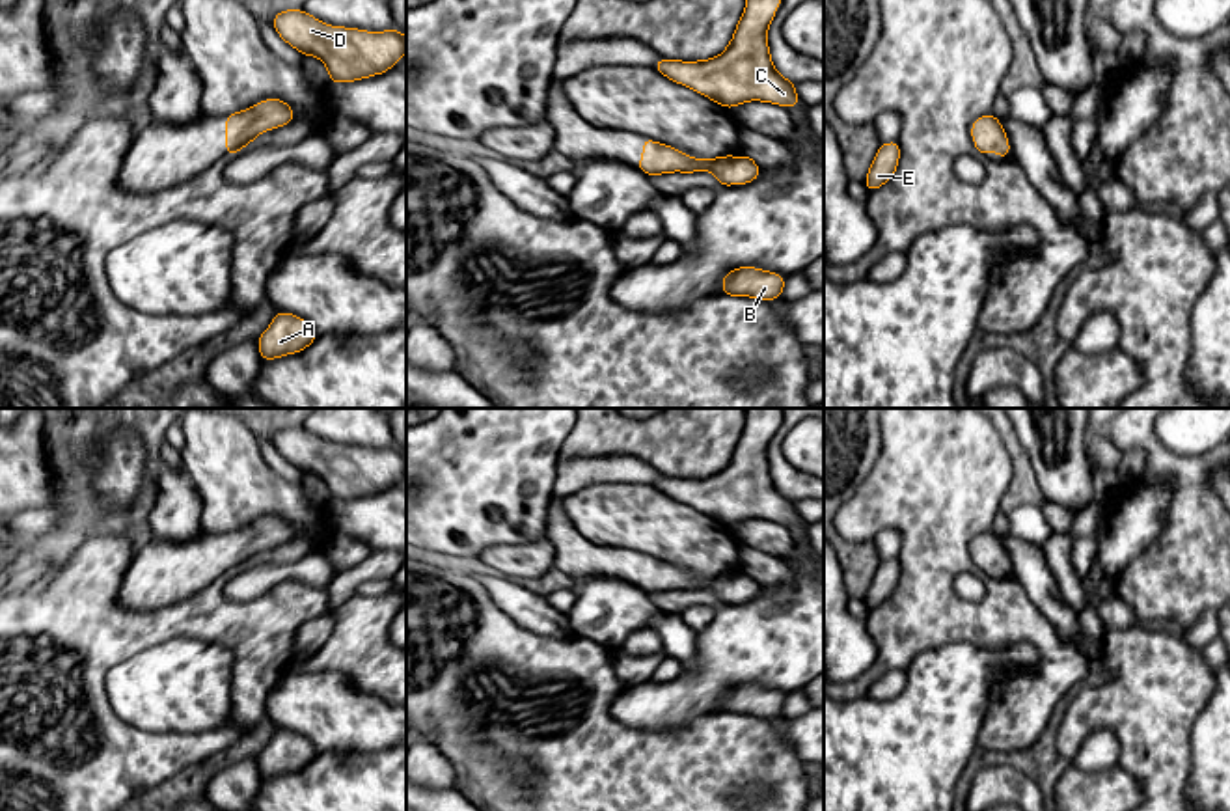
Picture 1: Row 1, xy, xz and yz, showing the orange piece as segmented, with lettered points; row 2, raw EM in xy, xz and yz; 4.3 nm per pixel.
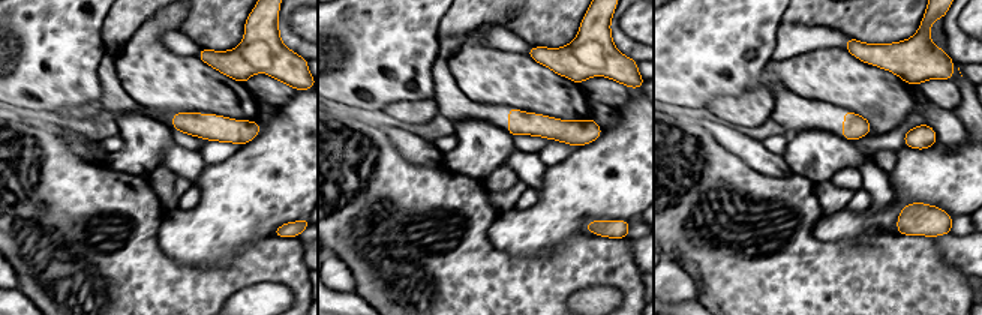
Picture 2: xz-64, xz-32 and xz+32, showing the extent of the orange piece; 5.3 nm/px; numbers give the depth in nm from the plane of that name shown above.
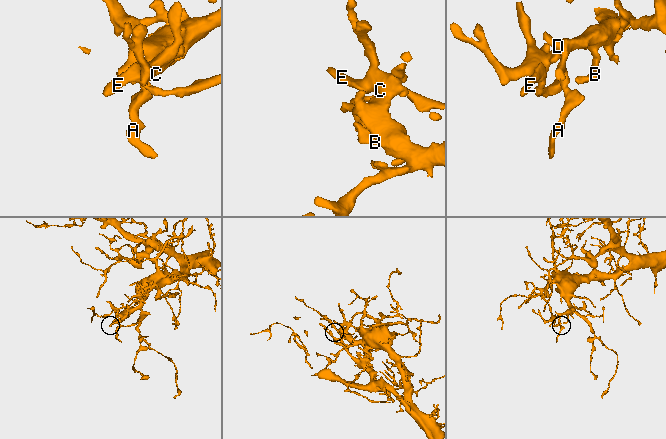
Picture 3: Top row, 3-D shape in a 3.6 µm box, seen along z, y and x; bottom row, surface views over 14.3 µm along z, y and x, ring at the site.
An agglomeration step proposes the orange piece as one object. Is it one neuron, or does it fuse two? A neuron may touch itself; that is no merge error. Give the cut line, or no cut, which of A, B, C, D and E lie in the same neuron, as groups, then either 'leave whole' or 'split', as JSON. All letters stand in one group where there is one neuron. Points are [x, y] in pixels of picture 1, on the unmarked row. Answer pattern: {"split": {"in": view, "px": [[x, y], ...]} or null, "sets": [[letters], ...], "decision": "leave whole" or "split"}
{"split": null, "sets": [["A", "B", "C", "D", "E"]], "decision": "leave whole"}

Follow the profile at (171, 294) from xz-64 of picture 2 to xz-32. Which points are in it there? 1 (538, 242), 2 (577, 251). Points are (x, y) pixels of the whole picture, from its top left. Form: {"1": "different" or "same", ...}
{"1": "different", "2": "same"}

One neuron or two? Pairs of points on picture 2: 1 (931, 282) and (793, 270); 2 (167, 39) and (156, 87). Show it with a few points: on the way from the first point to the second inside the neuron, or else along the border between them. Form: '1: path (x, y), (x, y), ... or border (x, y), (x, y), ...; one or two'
1: path (897, 282), (828, 282); one
2: border (159, 36), (168, 48), (197, 57); two

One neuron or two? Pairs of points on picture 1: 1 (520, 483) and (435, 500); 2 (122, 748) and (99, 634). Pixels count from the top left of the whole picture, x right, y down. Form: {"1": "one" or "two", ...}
{"1": "one", "2": "one"}

